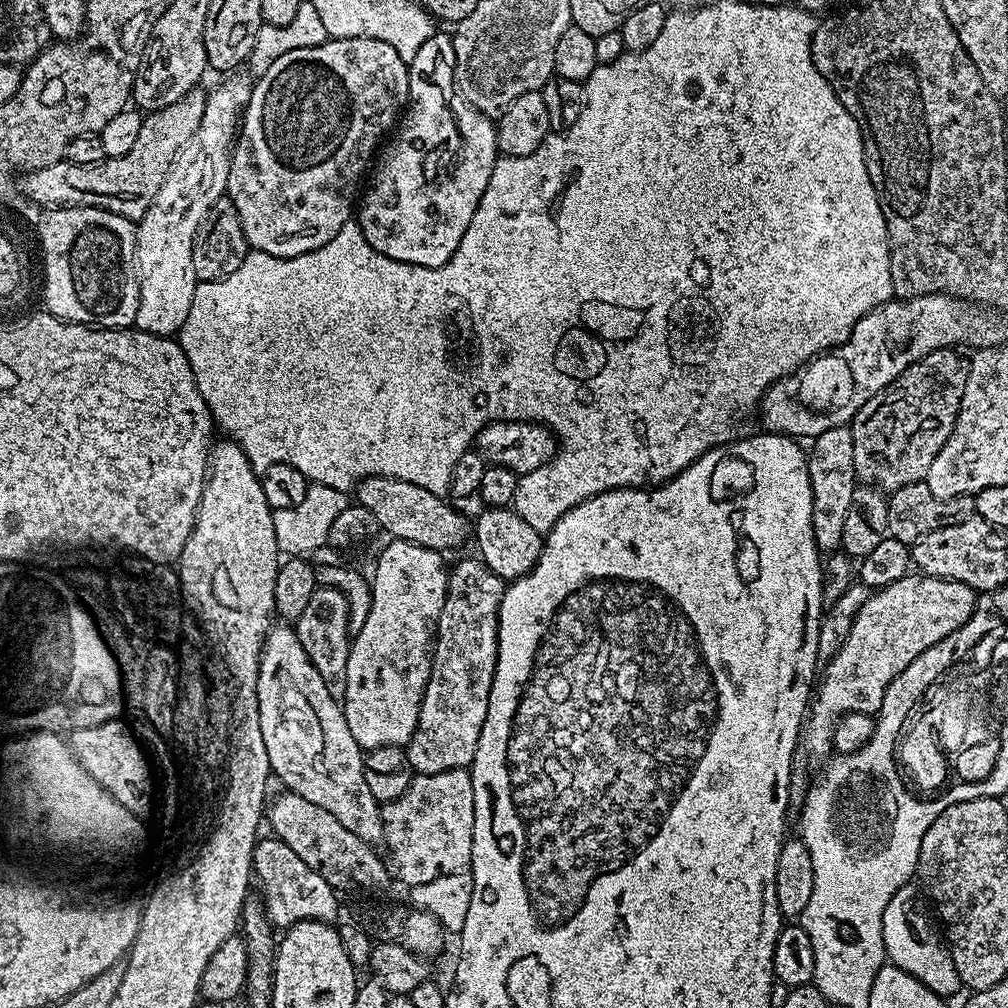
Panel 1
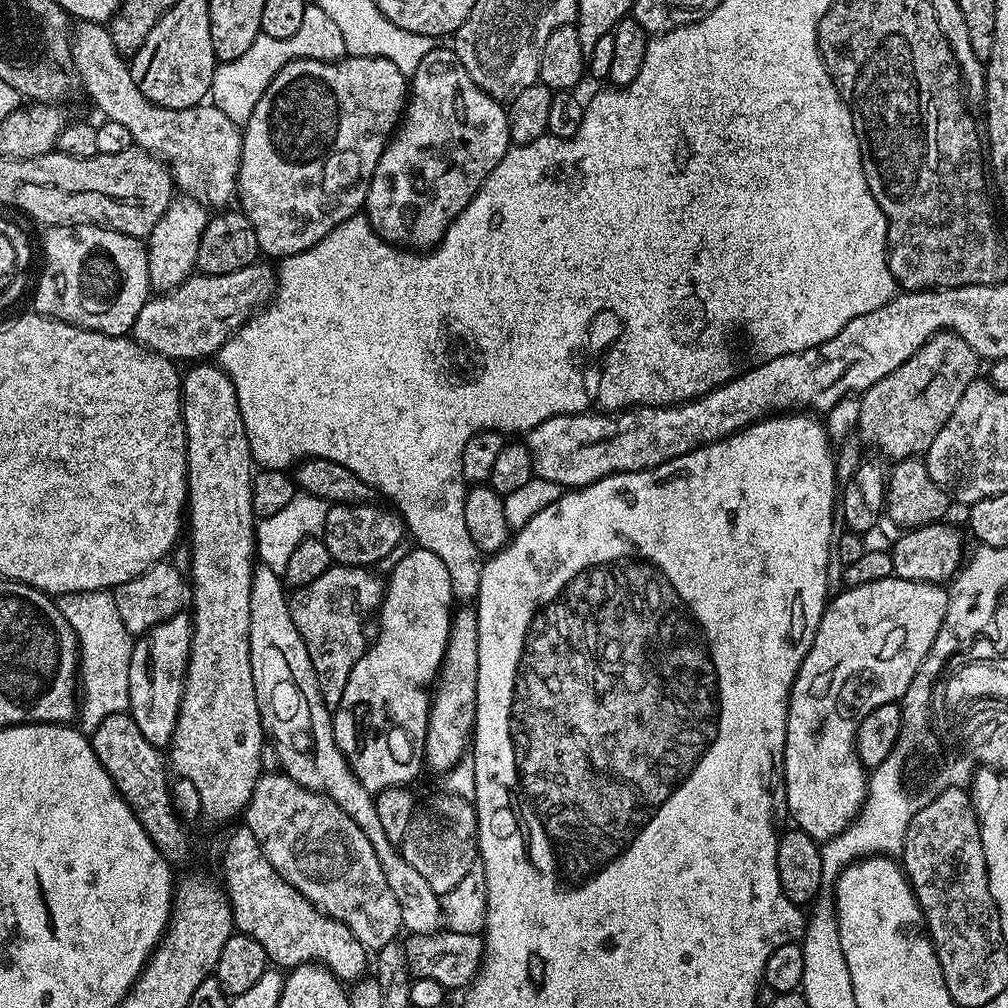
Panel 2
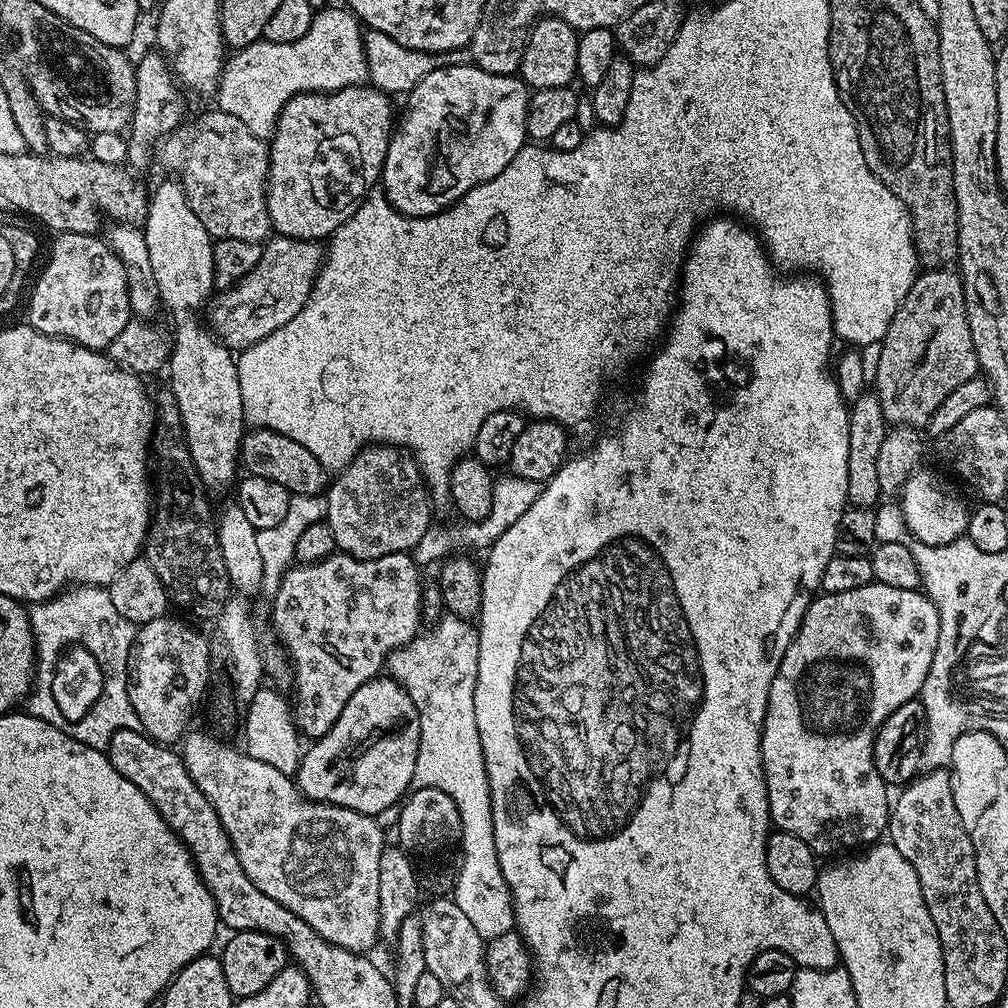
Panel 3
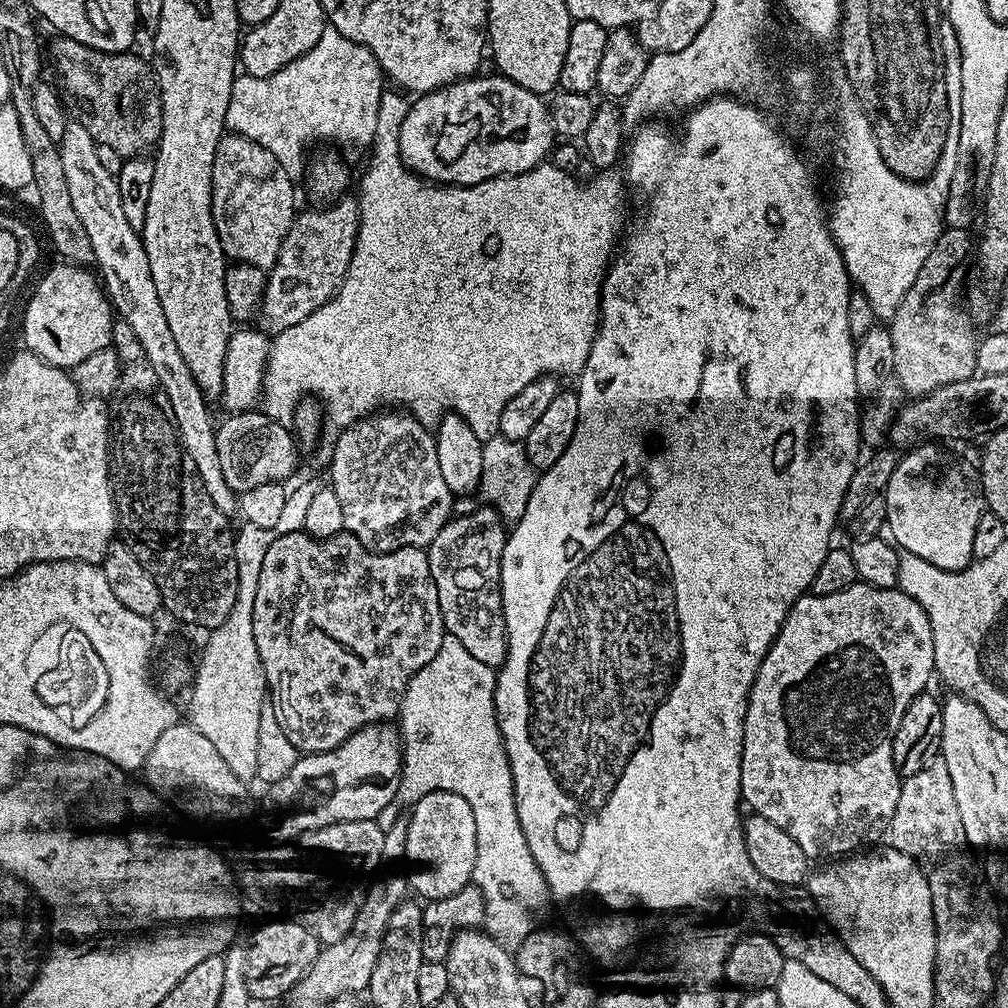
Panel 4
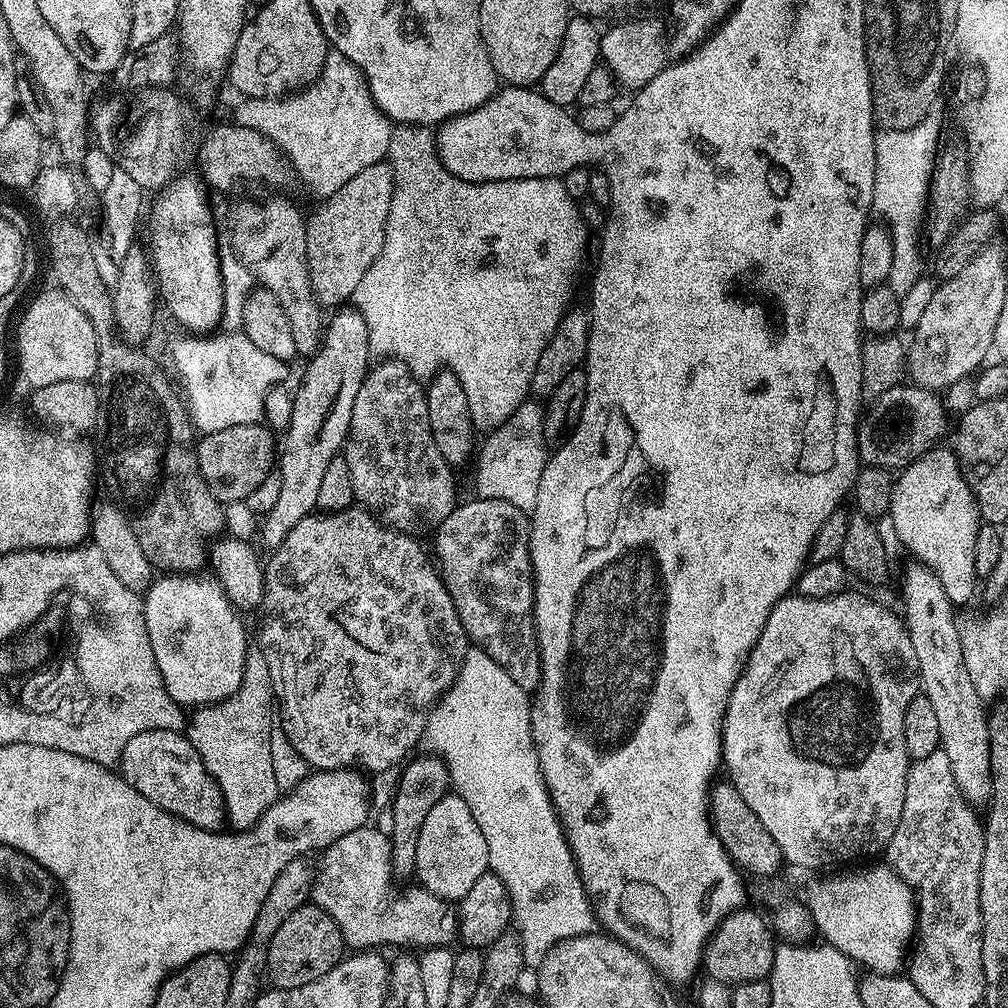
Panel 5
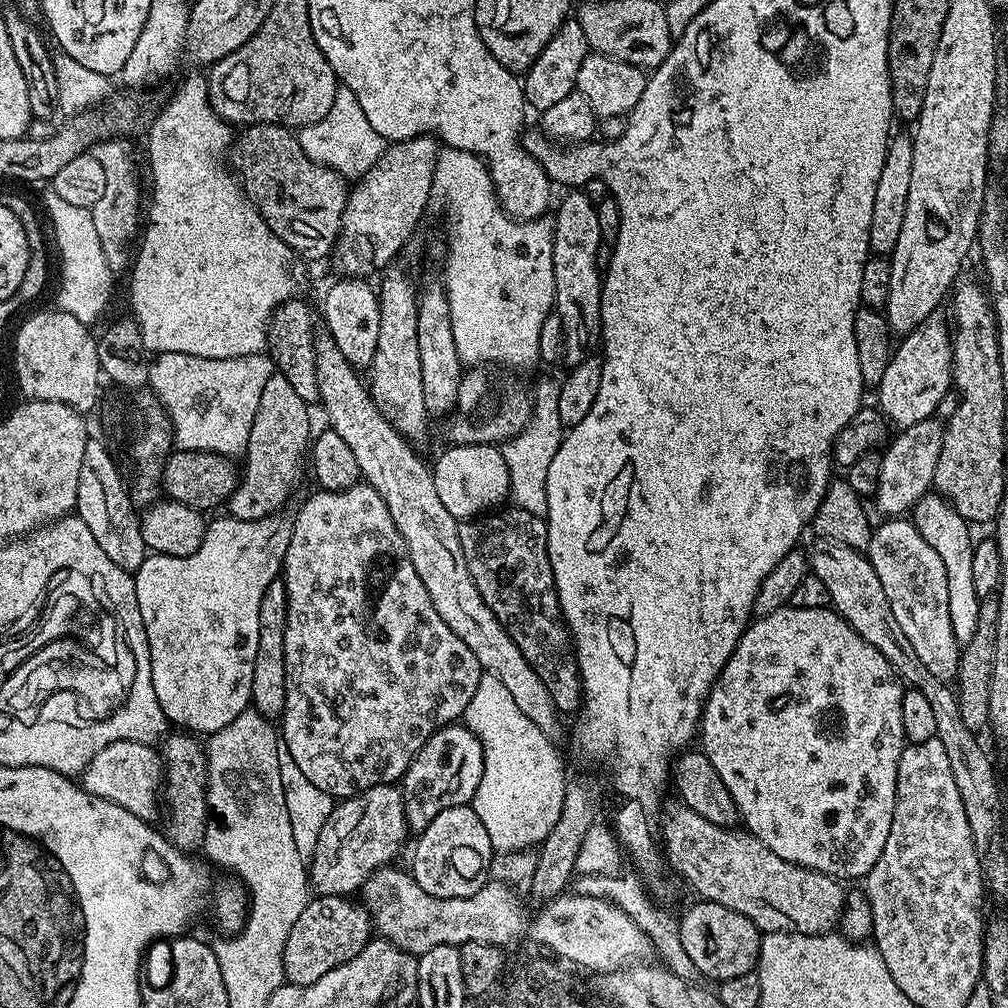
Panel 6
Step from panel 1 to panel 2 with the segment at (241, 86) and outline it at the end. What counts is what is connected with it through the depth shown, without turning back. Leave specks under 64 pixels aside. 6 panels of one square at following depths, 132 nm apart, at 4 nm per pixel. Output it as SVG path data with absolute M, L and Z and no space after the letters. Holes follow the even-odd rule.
M183 194L173 199L172 205L158 218L158 226L146 238L150 282L157 293L172 292L183 280L193 275L198 258L198 242L210 219L209 209L199 204L193 196Z

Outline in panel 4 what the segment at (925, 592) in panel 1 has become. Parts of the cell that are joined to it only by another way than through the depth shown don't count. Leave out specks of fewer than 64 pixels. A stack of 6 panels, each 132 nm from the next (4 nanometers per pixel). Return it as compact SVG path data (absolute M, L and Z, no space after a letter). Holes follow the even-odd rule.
M863 582L852 584L846 590L838 590L838 594L826 594L825 596L813 596L805 594L799 596L792 604L790 614L786 614L786 622L782 622L782 626L778 630L778 634L774 638L774 642L770 646L770 650L766 654L766 658L762 658L762 666L758 666L758 674L754 678L754 686L748 695L748 709L746 710L746 718L744 719L744 749L742 750L742 786L740 787L740 795L743 803L748 804L753 813L762 818L770 818L770 822L774 822L774 826L778 826L782 830L786 830L786 834L790 834L790 838L794 838L794 842L798 842L798 846L802 846L802 850L809 858L816 856L832 856L828 858L840 858L845 854L855 853L857 850L863 849L865 846L872 846L875 840L885 839L886 833L891 829L892 819L894 818L894 806L898 806L898 794L902 777L896 771L894 766L894 750L892 743L894 742L894 734L898 730L898 722L902 722L902 714L906 714L906 706L910 706L913 698L929 687L928 679L933 679L936 671L936 663L934 662L934 634L930 630L930 618L926 618L926 610L922 610L922 606L918 606L918 602L914 602L914 598L910 598L910 594L901 592L899 587L894 588L875 588Z

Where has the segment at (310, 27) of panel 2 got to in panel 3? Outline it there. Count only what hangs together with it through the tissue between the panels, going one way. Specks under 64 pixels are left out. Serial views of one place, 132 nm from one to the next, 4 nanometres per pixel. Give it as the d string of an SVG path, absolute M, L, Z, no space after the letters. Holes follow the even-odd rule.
M337 6L337 8L324 8L313 15L310 22L310 30L306 30L306 34L302 34L302 38L298 38L294 42L270 42L263 38L255 40L250 46L233 51L231 55L224 61L224 71L220 74L220 87L216 89L214 93L214 99L217 100L219 111L226 114L234 114L234 118L238 118L238 122L243 122L250 134L254 134L259 140L267 141L271 137L272 133L276 130L276 119L280 117L280 111L286 106L286 102L290 102L290 98L294 98L298 94L303 92L337 92L343 88L355 88L363 85L368 80L368 59L364 53L364 33L365 29L362 27L360 20L354 13L348 11L343 6Z

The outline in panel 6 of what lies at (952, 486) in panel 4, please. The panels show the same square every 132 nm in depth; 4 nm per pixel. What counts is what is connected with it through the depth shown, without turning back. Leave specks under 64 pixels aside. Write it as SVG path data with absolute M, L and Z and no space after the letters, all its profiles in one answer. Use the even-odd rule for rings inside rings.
M927 494L911 509L910 519L916 525L922 538L926 540L938 552L946 570L947 597L950 606L950 621L957 642L963 646L974 638L974 630L978 630L978 610L981 597L974 591L972 581L971 563L974 536L968 533L969 521L962 518L949 500L945 500L940 494Z

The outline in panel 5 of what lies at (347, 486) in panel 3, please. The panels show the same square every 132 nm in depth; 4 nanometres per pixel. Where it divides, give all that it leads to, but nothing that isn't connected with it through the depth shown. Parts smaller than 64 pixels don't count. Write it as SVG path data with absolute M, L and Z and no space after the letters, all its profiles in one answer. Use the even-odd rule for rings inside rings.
M384 358L377 364L380 365L377 368L375 365L364 377L358 398L354 398L354 410L344 439L342 459L346 462L346 470L350 472L353 501L357 505L361 504L361 509L369 508L385 524L385 529L392 528L388 530L408 534L427 512L429 525L435 526L456 509L456 480L452 477L453 467L444 461L442 454L438 454L438 446L434 446L426 392L417 377L402 361L395 358Z

